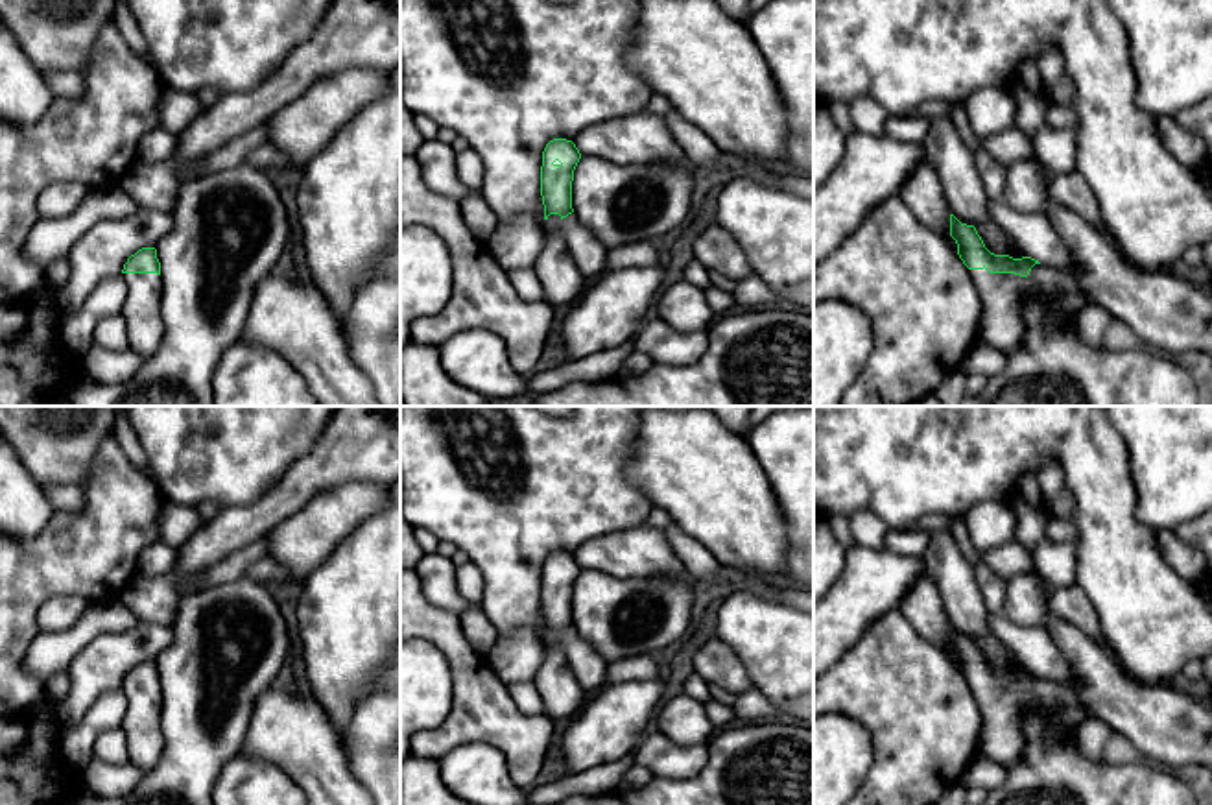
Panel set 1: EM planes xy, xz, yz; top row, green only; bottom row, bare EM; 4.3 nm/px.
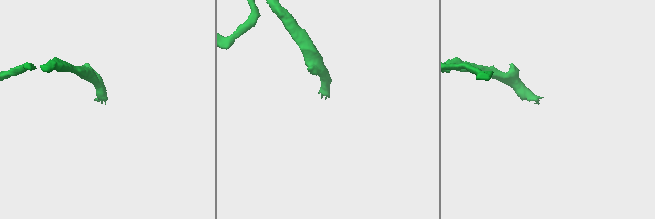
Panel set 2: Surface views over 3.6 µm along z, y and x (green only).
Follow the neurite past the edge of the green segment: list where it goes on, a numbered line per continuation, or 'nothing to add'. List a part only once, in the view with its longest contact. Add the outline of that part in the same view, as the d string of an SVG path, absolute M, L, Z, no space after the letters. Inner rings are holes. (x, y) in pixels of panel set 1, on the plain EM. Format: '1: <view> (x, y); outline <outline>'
1: yz (1170, 728); outline M1033 569L1007 582L1004 615L1020 626L1042 628L1061 648L1079 685L1035 678L1028 691L968 683L981 711L978 751L1009 768L1024 753L1028 713L1057 713L1075 737L1087 718L1103 720L1151 764L1212 768L1212 707L1170 683L1142 683L1105 648L1048 609L1042 578Z

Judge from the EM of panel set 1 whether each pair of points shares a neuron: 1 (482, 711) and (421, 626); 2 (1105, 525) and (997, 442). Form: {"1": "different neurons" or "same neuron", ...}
{"1": "same neuron", "2": "different neurons"}

